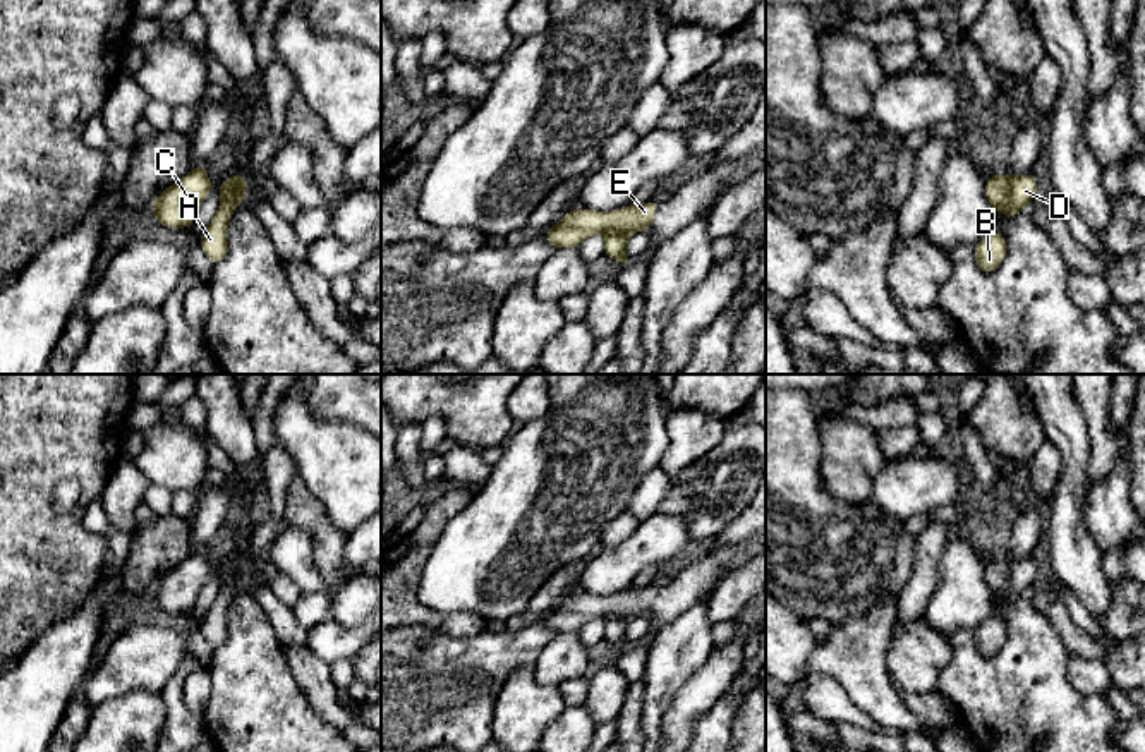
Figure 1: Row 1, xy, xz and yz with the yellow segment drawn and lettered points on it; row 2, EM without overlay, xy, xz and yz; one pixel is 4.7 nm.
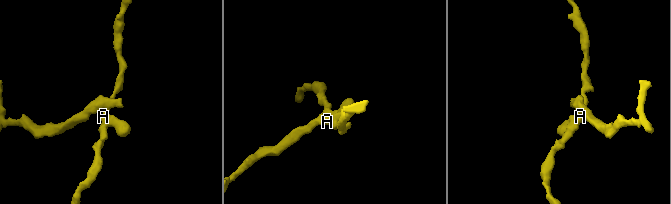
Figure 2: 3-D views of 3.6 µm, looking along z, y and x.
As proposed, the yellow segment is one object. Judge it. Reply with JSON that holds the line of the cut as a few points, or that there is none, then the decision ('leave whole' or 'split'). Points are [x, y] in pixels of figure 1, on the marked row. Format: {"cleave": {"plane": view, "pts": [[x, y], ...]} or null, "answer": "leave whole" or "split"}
{"cleave": {"plane": "yz", "pts": [[1011, 177], [1008, 203], [1001, 210]]}, "answer": "split"}

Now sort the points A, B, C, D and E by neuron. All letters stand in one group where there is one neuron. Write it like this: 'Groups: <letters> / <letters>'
Groups: A B D / C E

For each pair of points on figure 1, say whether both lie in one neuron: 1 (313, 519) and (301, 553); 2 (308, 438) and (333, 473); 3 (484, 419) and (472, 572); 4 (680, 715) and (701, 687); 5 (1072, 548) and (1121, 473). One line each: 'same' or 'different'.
1: different
2: same
3: different
4: same
5: different

